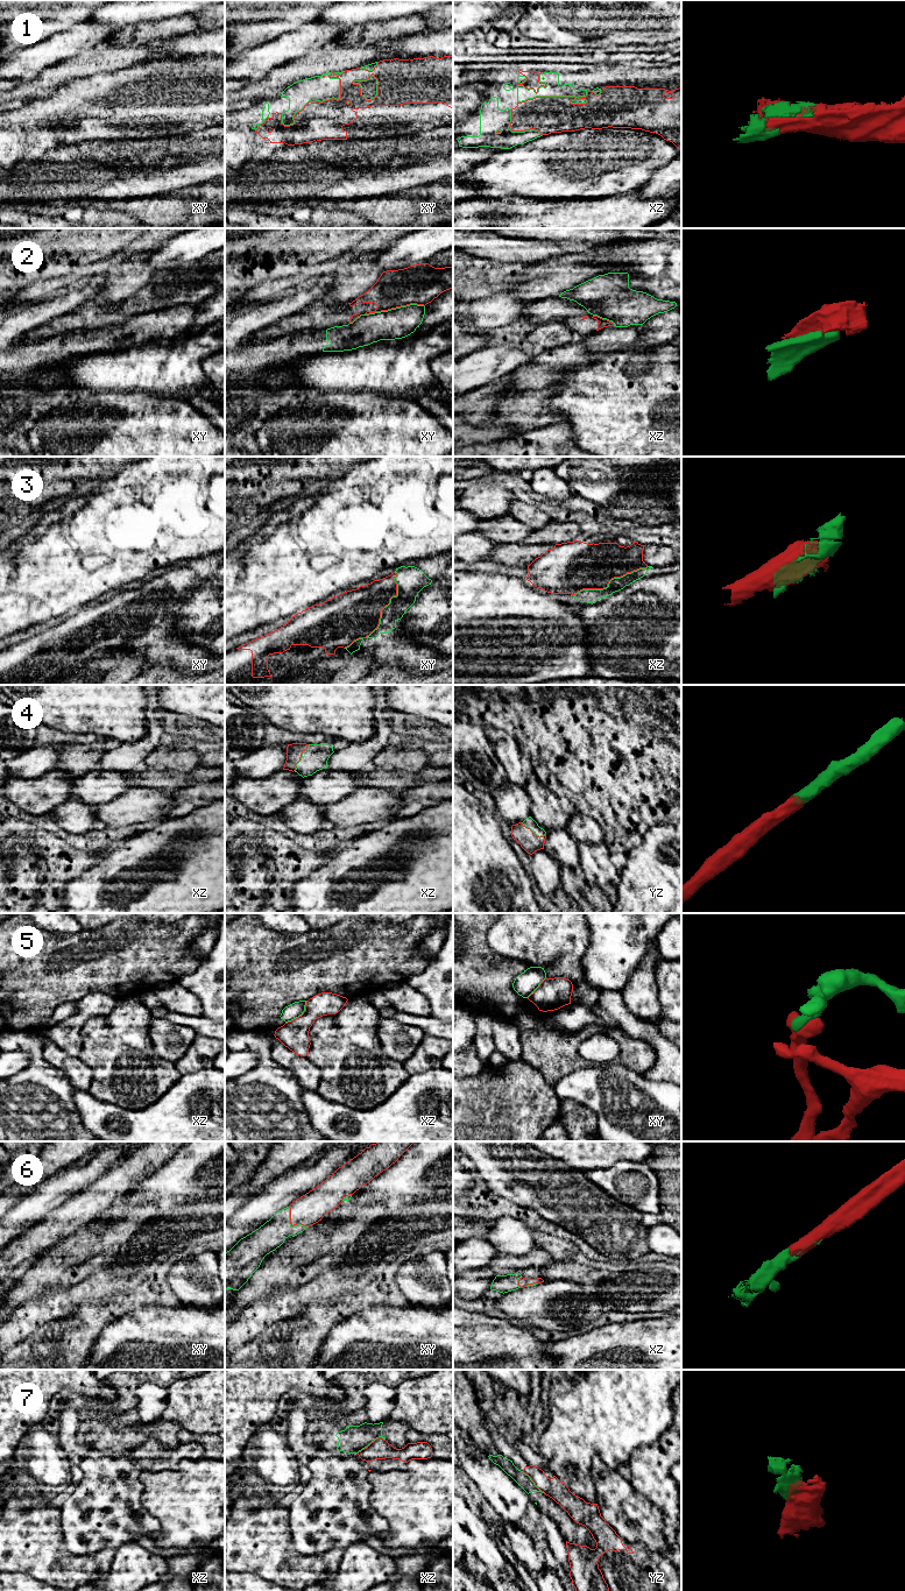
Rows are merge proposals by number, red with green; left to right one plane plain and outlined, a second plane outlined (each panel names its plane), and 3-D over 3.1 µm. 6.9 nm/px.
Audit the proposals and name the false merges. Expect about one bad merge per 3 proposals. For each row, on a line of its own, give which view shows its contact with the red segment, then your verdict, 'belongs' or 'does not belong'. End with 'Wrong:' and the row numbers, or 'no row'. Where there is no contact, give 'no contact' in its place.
1: meets red in xy; belongs
2: meets red in xy; does not belong
3: meets red in xz; belongs
4: meets red in xz; belongs
5: meets red in xz; does not belong
6: meets red in xy; belongs
7: meets red in xz; does not belong
Wrong: 2, 5, 7

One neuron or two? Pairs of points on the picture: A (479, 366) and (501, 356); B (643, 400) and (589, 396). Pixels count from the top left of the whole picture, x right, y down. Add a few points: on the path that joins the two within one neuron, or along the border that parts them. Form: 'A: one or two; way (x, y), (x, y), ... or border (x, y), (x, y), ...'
A: one; way (485, 366), (495, 362)
B: one; way (630, 400), (602, 400)

